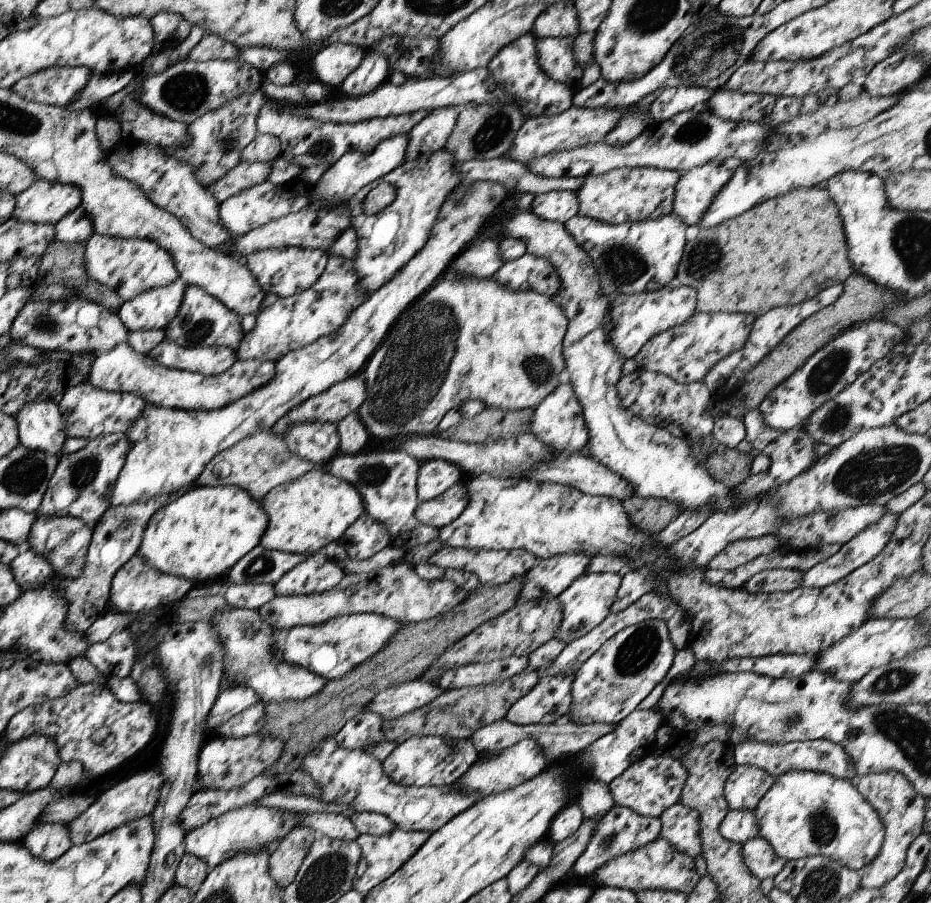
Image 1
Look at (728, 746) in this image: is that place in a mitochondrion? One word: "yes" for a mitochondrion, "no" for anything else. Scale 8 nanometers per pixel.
no

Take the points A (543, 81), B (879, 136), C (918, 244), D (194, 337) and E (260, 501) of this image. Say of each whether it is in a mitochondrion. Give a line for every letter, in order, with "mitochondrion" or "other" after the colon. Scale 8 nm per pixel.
A: other
B: other
C: mitochondrion
D: mitochondrion
E: other

